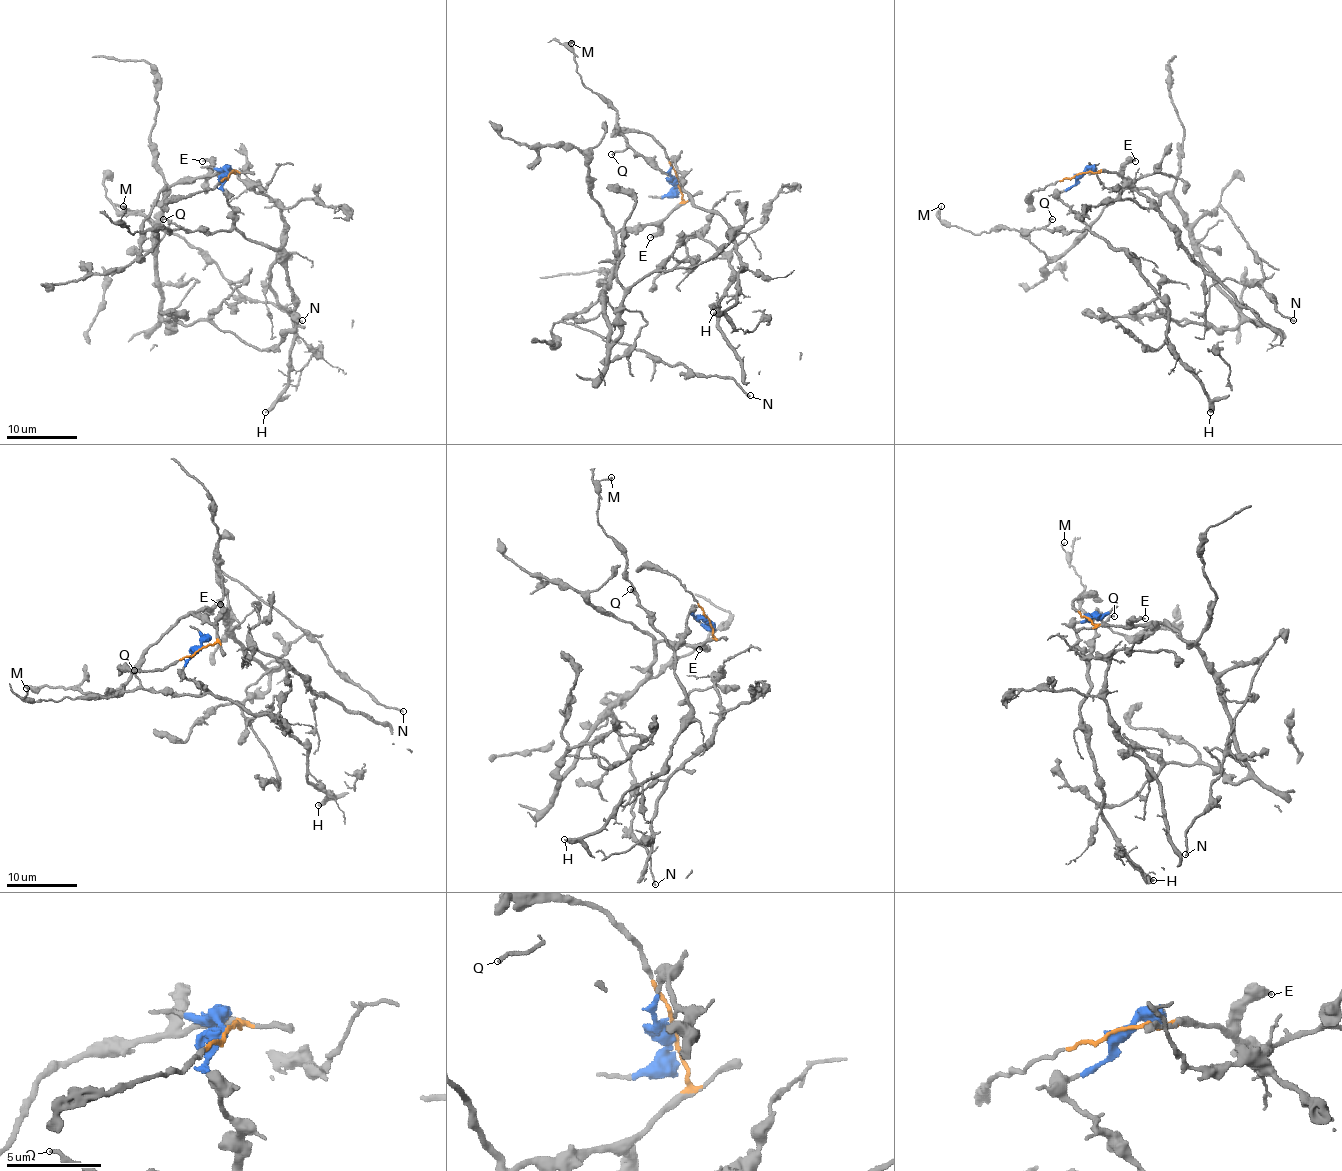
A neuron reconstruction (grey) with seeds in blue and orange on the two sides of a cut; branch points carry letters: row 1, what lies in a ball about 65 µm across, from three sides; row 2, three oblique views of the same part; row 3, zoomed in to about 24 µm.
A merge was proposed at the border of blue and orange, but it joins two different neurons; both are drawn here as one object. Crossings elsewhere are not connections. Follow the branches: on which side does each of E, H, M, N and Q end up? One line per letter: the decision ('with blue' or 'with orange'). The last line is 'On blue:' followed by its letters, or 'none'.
E: with orange
H: with blue
M: with blue
N: with orange
Q: with blue
On blue: H, M, Q

